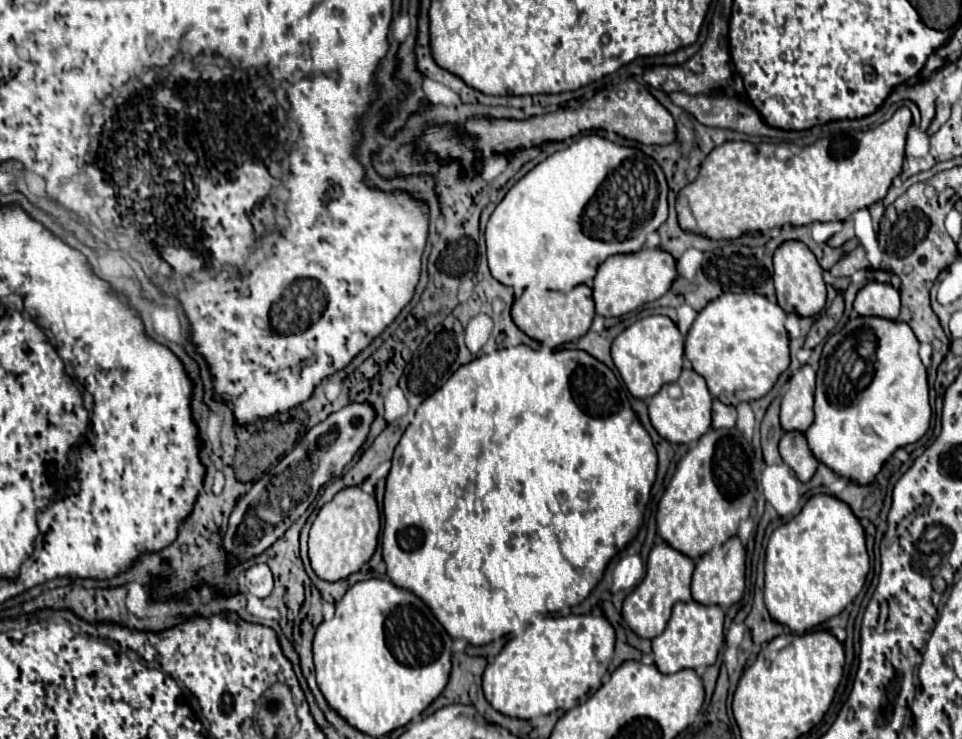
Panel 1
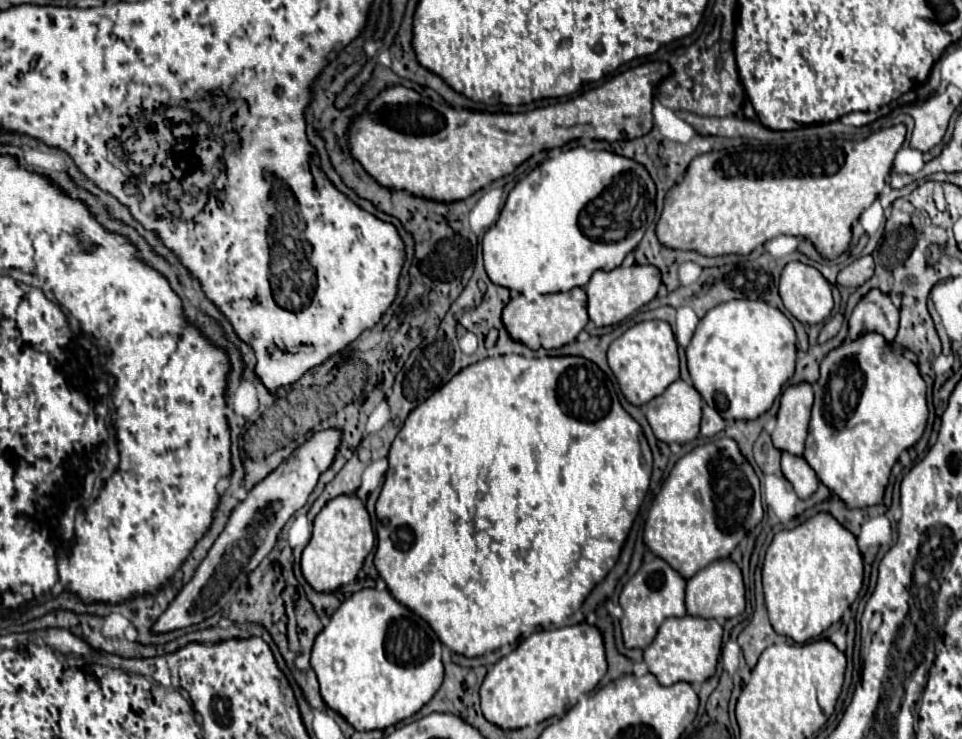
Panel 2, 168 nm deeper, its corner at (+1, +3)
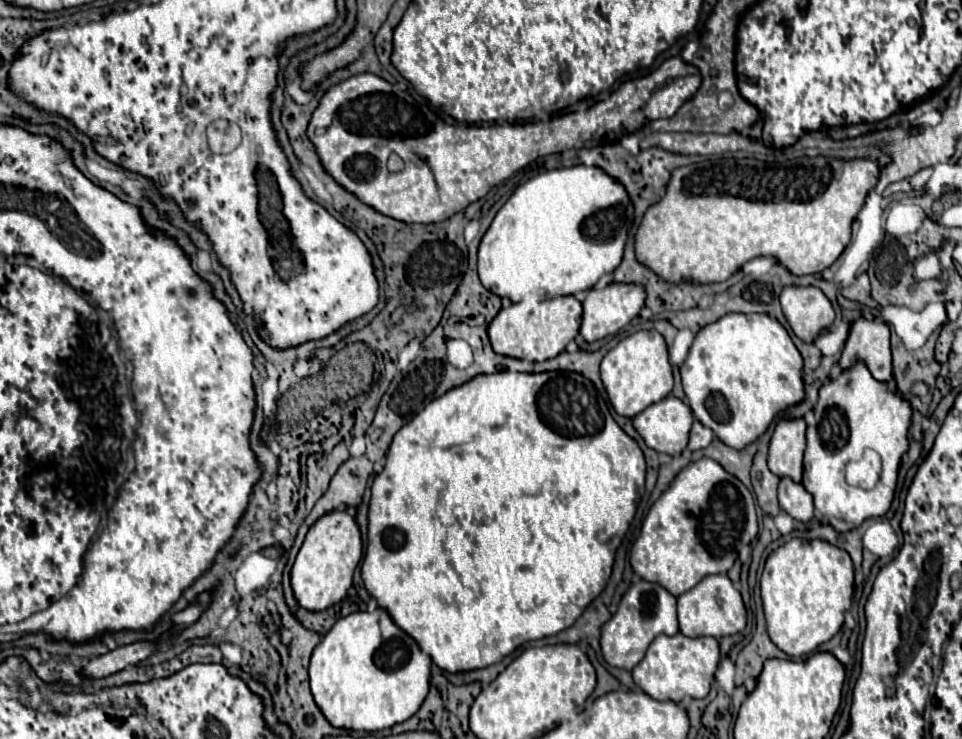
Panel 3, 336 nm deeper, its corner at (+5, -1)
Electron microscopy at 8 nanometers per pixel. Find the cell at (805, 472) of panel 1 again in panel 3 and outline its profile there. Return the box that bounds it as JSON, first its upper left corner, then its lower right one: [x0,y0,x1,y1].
[779,478,815,522]

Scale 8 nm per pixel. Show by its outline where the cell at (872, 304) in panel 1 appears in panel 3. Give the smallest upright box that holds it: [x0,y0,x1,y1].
[839,318,893,382]

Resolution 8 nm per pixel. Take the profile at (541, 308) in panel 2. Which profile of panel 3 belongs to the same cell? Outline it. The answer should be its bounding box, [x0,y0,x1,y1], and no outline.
[489,296,581,362]

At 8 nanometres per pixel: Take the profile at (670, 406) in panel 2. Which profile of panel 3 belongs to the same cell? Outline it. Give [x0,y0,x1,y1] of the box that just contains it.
[631,396,693,456]

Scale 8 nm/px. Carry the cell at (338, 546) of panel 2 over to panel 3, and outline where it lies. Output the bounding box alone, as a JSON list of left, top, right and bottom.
[291,512,363,610]

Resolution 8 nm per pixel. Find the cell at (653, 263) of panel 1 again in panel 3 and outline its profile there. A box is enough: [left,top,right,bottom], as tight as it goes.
[579,284,645,342]

